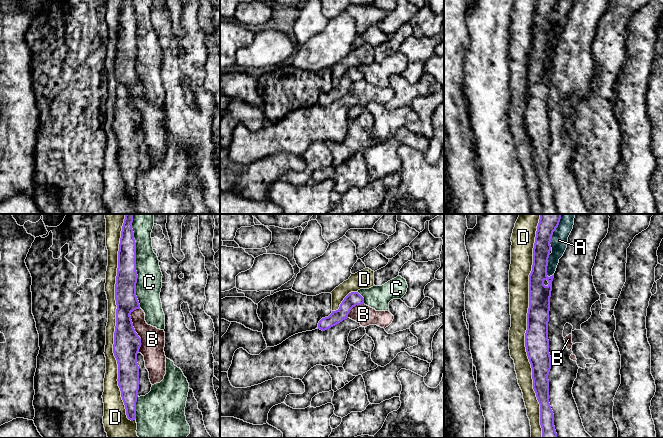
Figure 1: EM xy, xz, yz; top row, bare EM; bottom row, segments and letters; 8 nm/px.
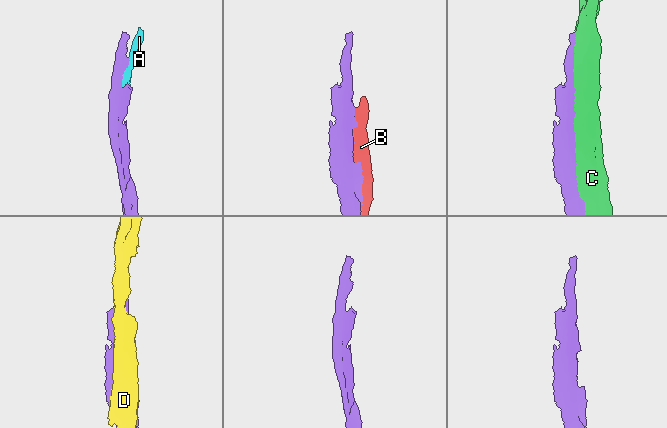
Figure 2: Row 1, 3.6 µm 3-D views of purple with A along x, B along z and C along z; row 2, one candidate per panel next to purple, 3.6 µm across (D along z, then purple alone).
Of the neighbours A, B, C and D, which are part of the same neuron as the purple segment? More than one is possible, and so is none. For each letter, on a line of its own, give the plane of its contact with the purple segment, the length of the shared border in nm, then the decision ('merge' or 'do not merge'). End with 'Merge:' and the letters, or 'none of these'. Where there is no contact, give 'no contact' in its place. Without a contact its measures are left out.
A: contact in yz; length 190 nm; do not merge
B: contact in xy; length 360 nm; do not merge
C: contact in xy; length 700 nm; do not merge
D: contact in yz; length 1700 nm; do not merge
Merge: none of these

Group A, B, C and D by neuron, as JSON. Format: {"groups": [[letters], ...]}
{"groups": [["A", "B"], ["C"], ["D"]]}

